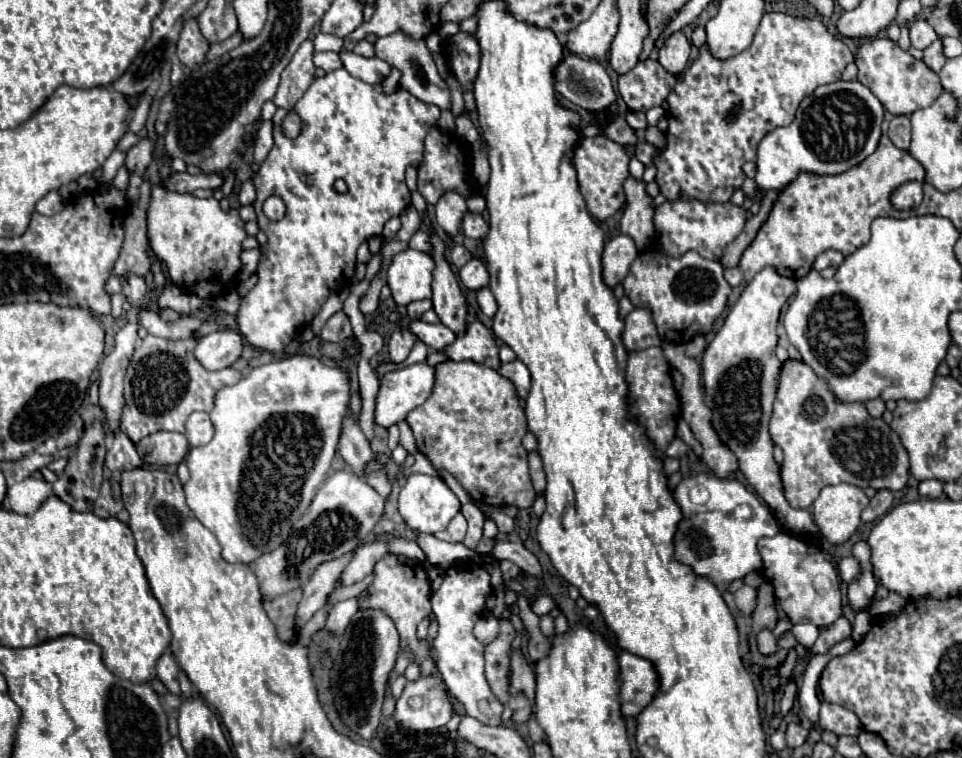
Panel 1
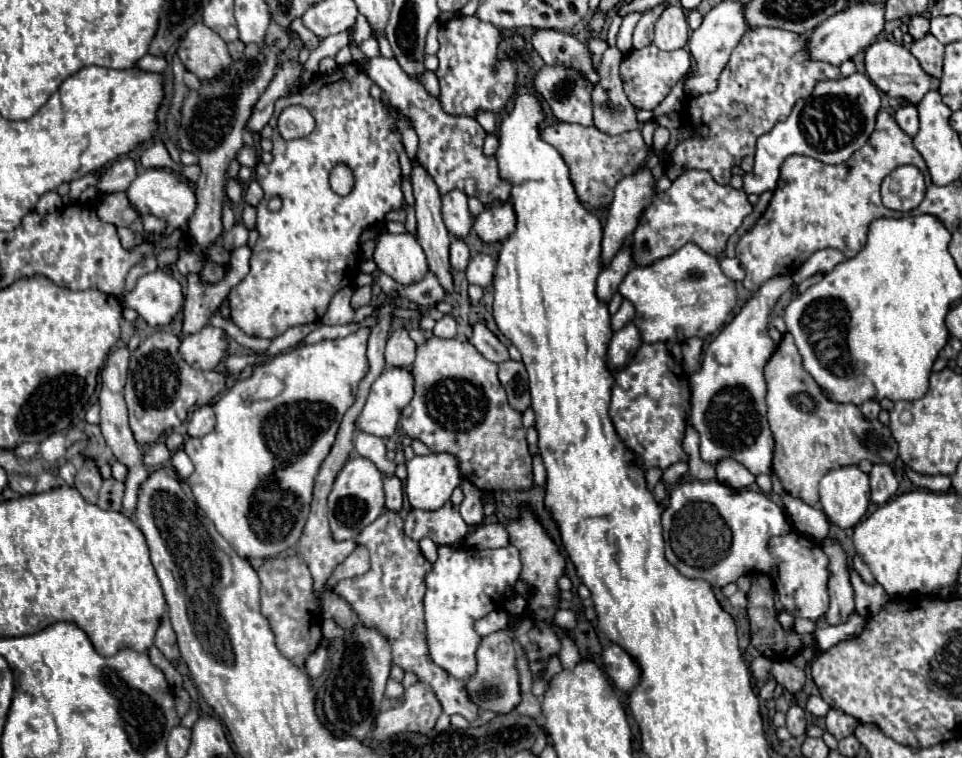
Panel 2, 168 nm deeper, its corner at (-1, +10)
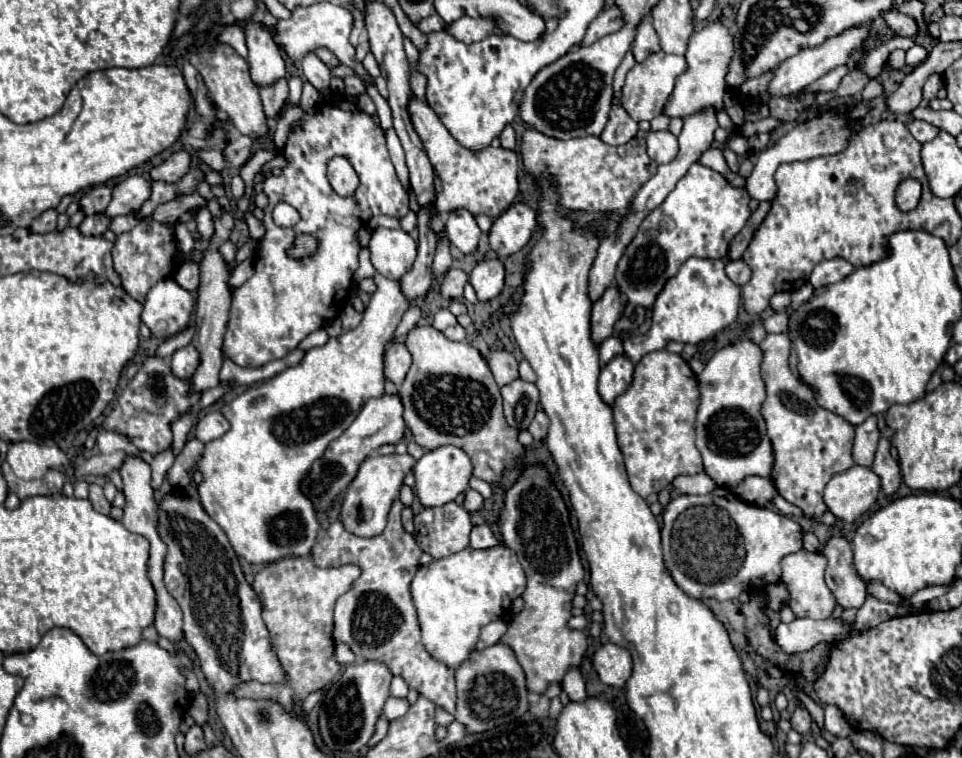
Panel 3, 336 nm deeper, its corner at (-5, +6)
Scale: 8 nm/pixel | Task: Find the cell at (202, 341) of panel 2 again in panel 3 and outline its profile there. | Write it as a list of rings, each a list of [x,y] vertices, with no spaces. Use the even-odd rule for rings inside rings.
[[[187,345],[183,349],[177,349],[171,357],[171,369],[181,379],[191,379],[197,371],[197,365],[201,363],[201,353],[193,345]]]

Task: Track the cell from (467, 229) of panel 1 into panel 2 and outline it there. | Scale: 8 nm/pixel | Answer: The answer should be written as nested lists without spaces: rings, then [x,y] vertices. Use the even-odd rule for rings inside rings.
[[[507,201],[503,205],[487,207],[479,217],[475,217],[473,229],[483,243],[505,241],[515,231],[513,205]]]

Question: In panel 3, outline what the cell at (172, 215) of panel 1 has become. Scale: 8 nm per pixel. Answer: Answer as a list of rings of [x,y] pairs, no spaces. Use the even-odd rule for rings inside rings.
[[[131,175],[115,185],[113,199],[105,209],[105,215],[117,217],[137,213],[147,197],[151,197],[151,181],[143,179],[141,175]]]

